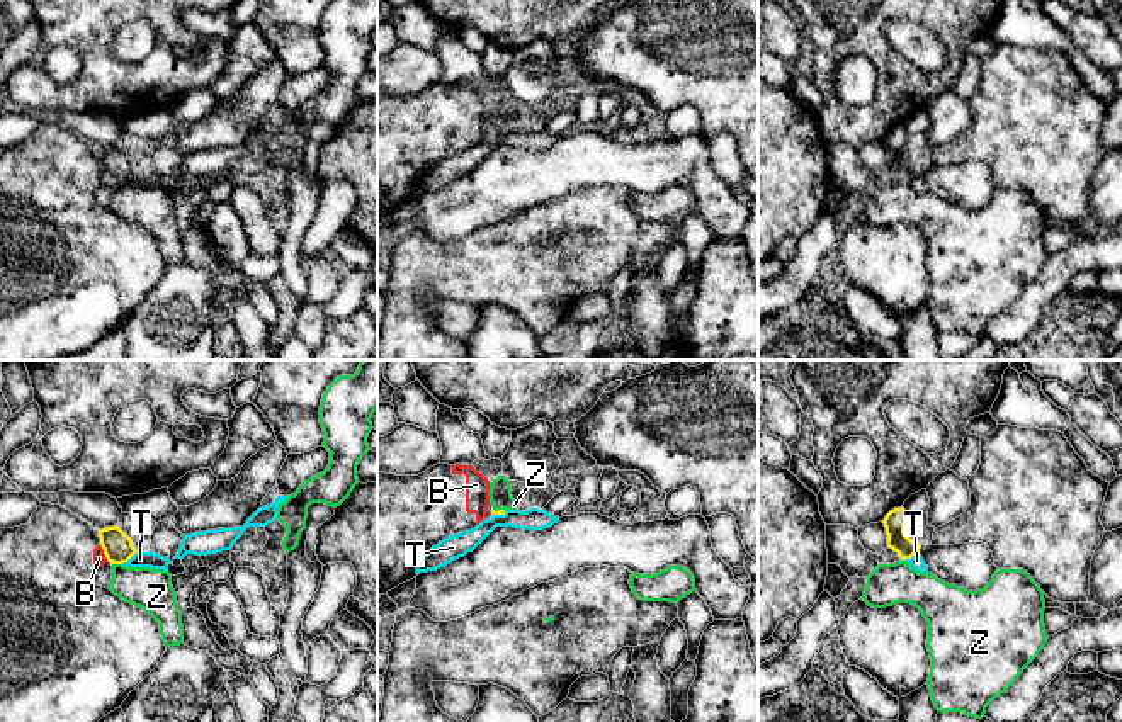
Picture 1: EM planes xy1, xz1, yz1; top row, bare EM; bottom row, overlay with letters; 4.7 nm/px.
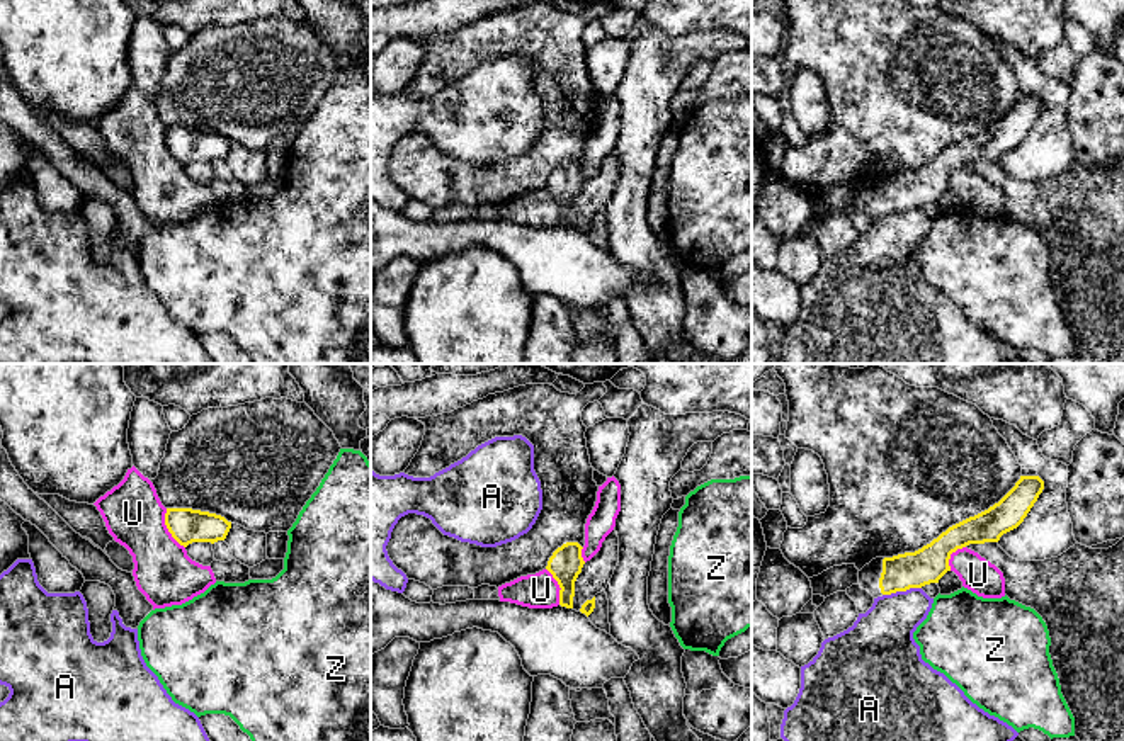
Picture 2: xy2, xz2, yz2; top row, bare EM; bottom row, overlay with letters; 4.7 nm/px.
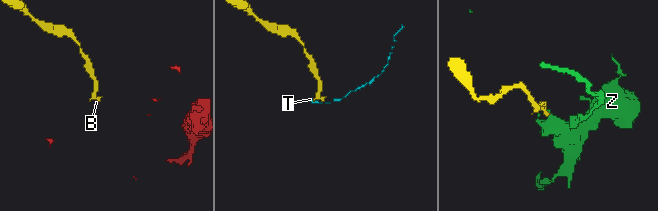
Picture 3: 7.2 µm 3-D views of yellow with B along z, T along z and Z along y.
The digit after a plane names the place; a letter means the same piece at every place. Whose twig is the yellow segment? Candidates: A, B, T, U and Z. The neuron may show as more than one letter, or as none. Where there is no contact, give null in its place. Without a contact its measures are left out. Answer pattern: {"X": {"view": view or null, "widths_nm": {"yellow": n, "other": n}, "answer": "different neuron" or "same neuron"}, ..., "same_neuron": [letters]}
{"A": {"view": "yz2", "widths_nm": {"yellow": 180, "other": 280}, "answer": "different neuron"}, "B": {"view": "xy1", "widths_nm": {"yellow": 140, "other": 60}, "answer": "different neuron"}, "T": {"view": "xy1", "widths_nm": {"yellow": 140, "other": 80}, "answer": "different neuron"}, "U": {"view": "xy2", "widths_nm": {"yellow": 170, "other": 280}, "answer": "different neuron"}, "Z": {"view": "xy1", "widths_nm": {"yellow": 140, "other": 200}, "answer": "different neuron"}, "same_neuron": []}

